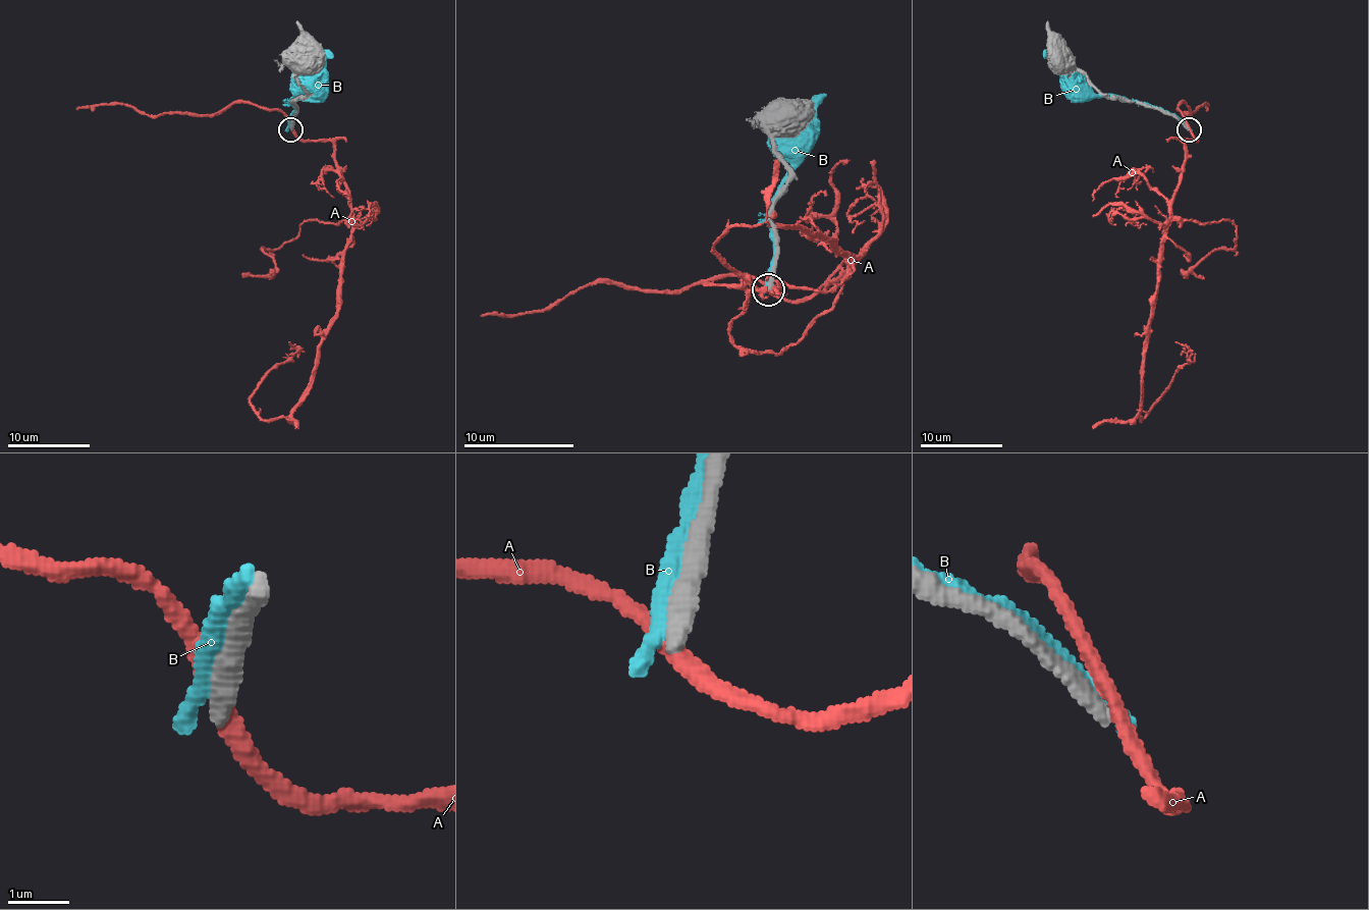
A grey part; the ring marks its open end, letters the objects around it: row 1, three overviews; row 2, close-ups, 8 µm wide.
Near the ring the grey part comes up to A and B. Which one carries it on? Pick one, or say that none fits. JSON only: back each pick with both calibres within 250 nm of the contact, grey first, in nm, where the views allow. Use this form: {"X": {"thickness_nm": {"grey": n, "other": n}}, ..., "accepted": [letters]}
{"accepted": []}

